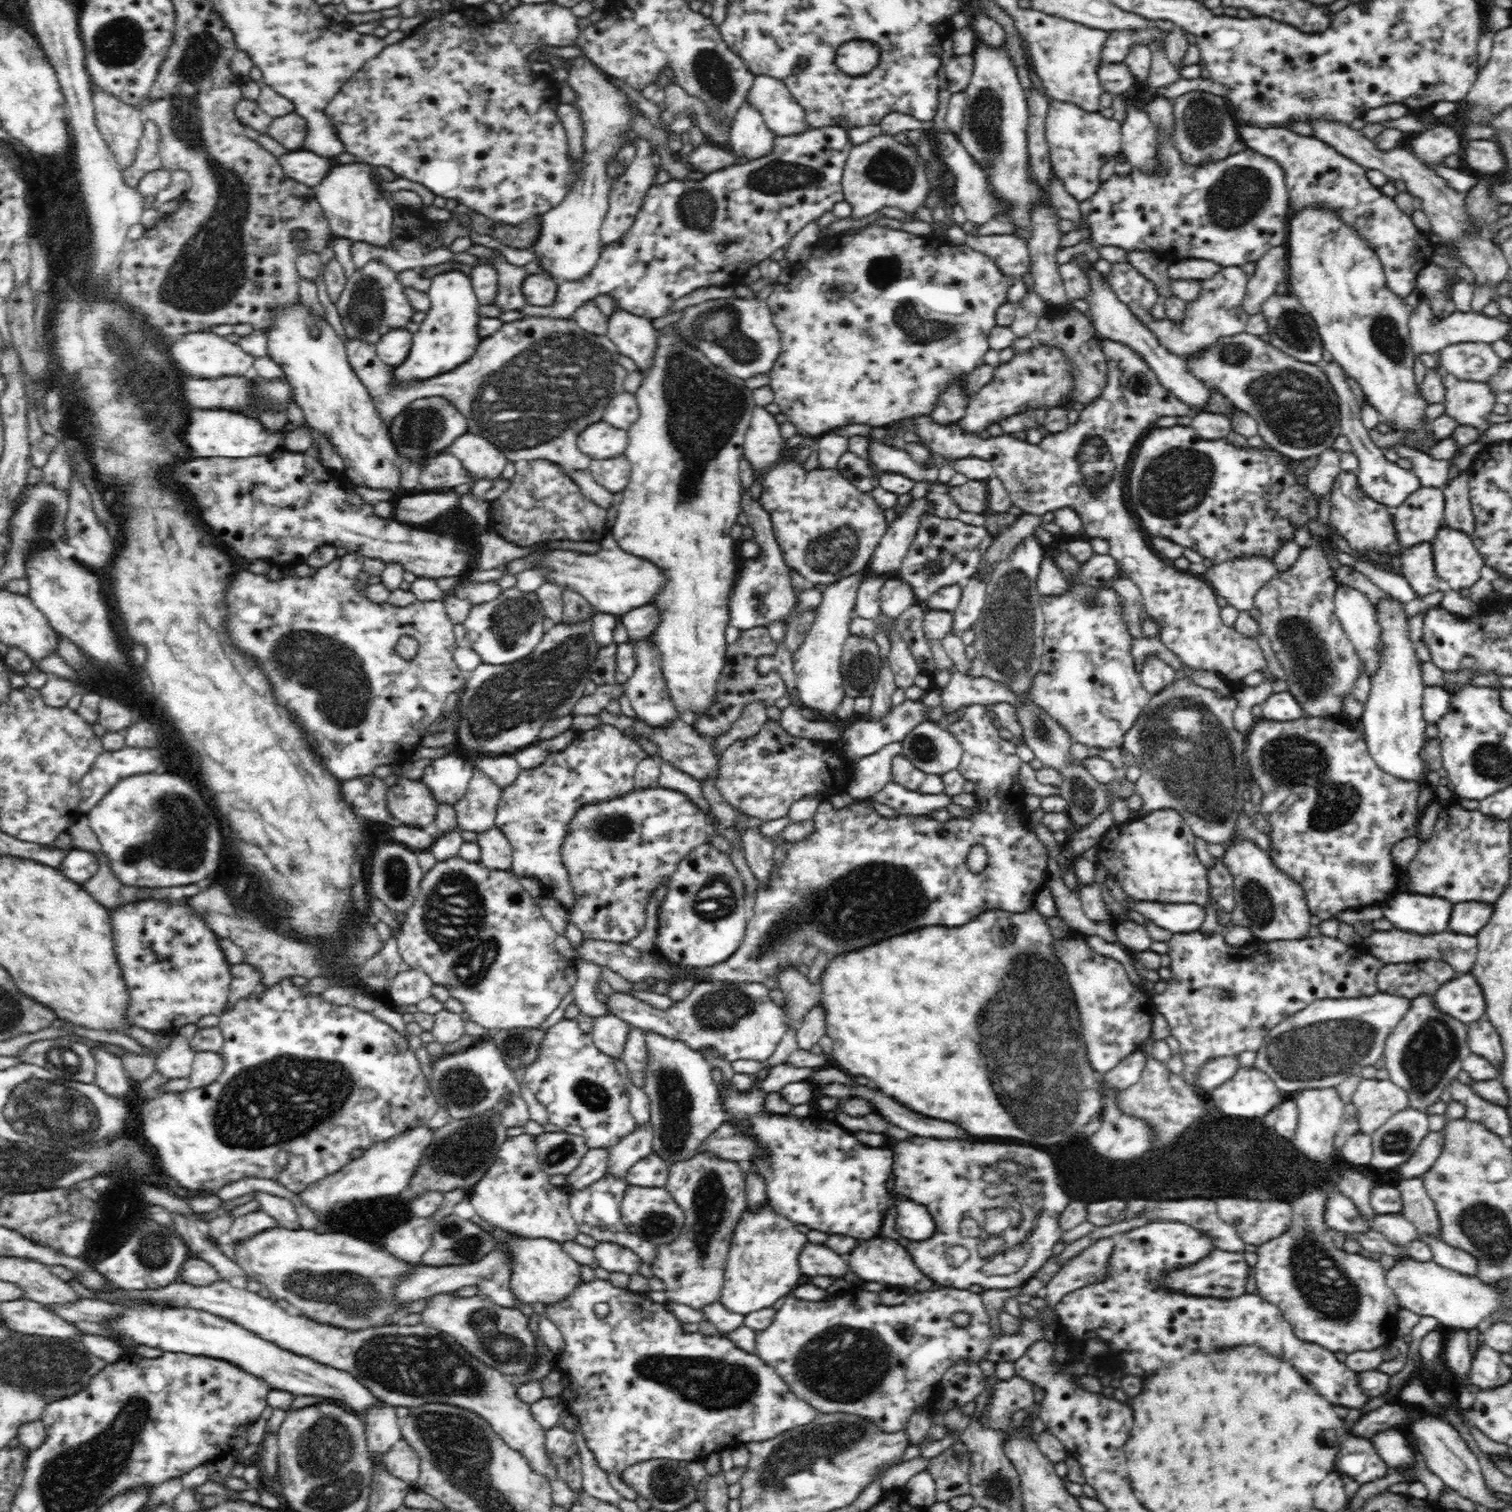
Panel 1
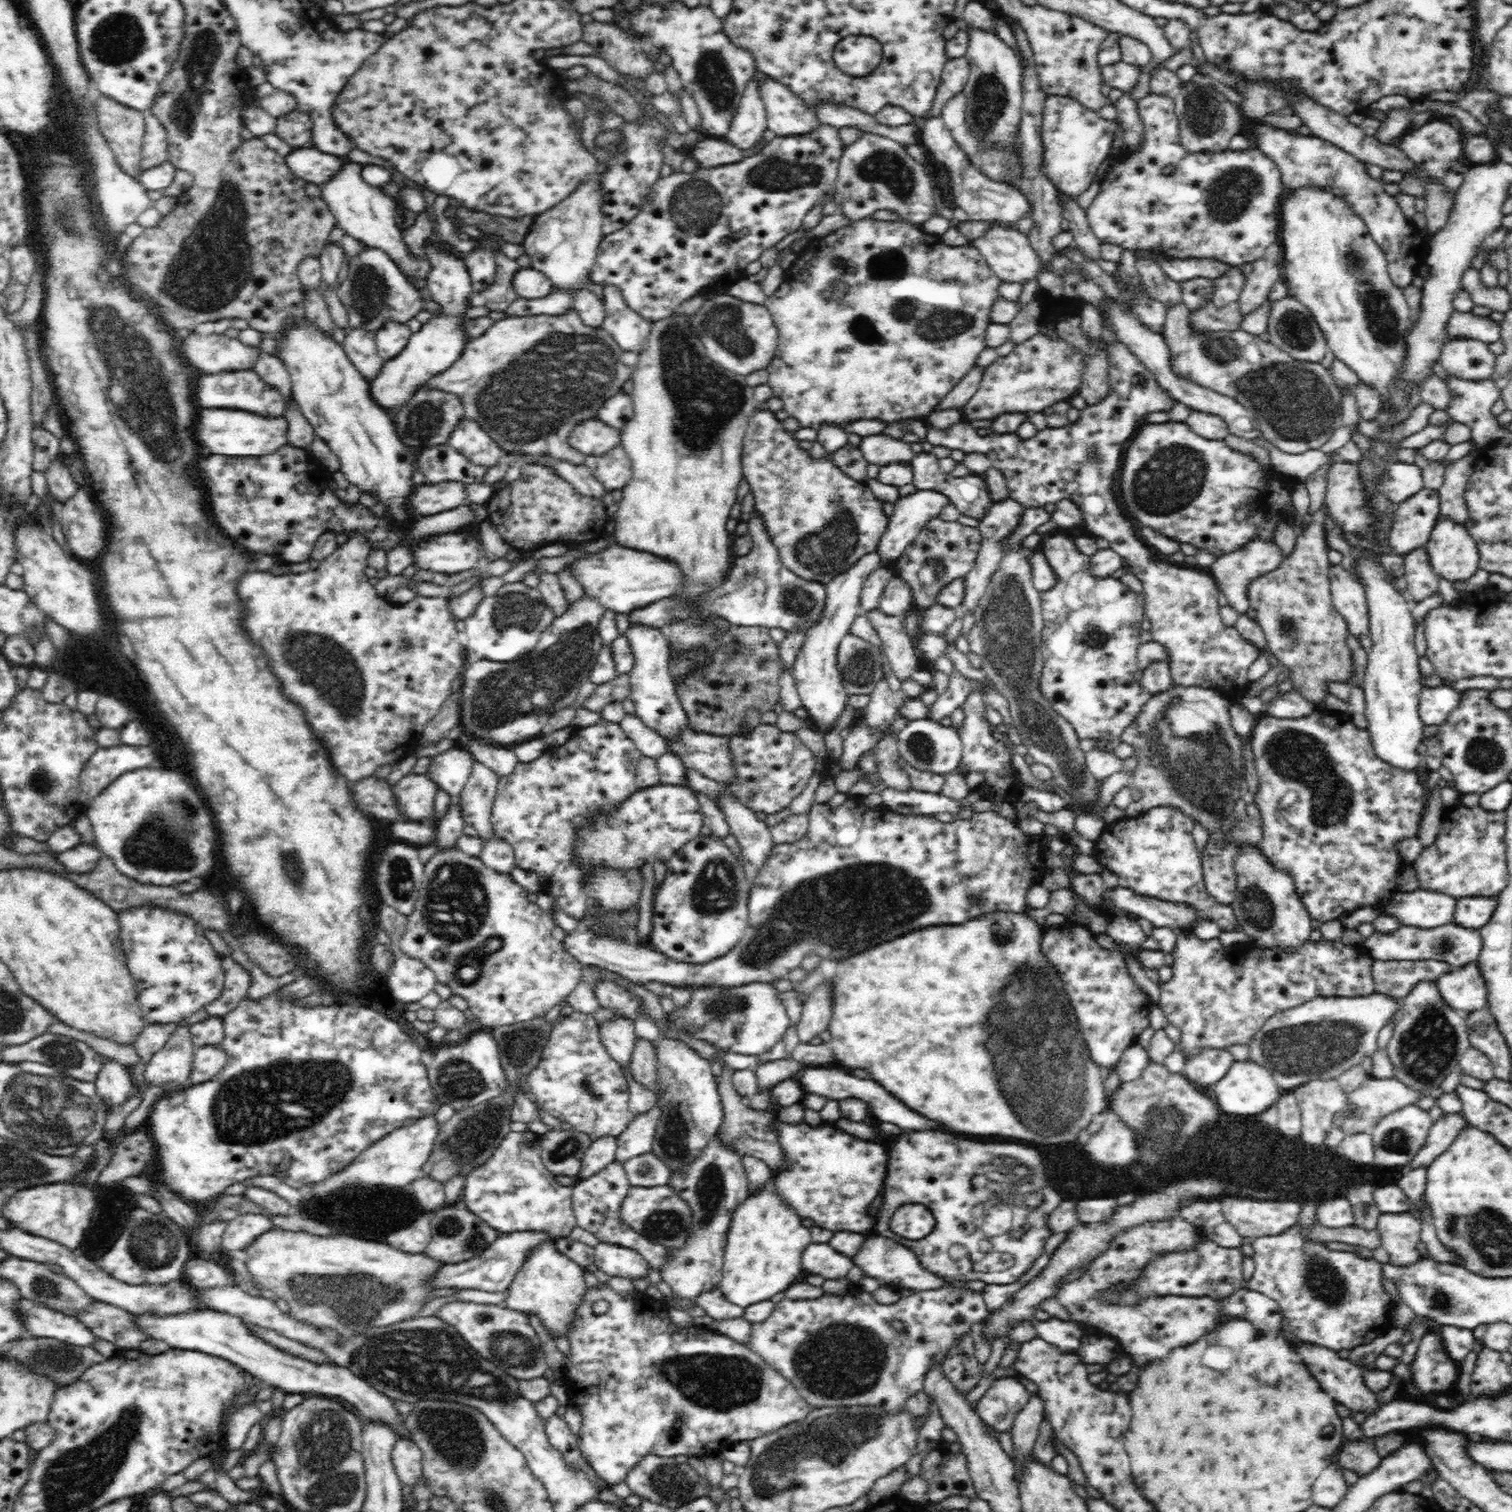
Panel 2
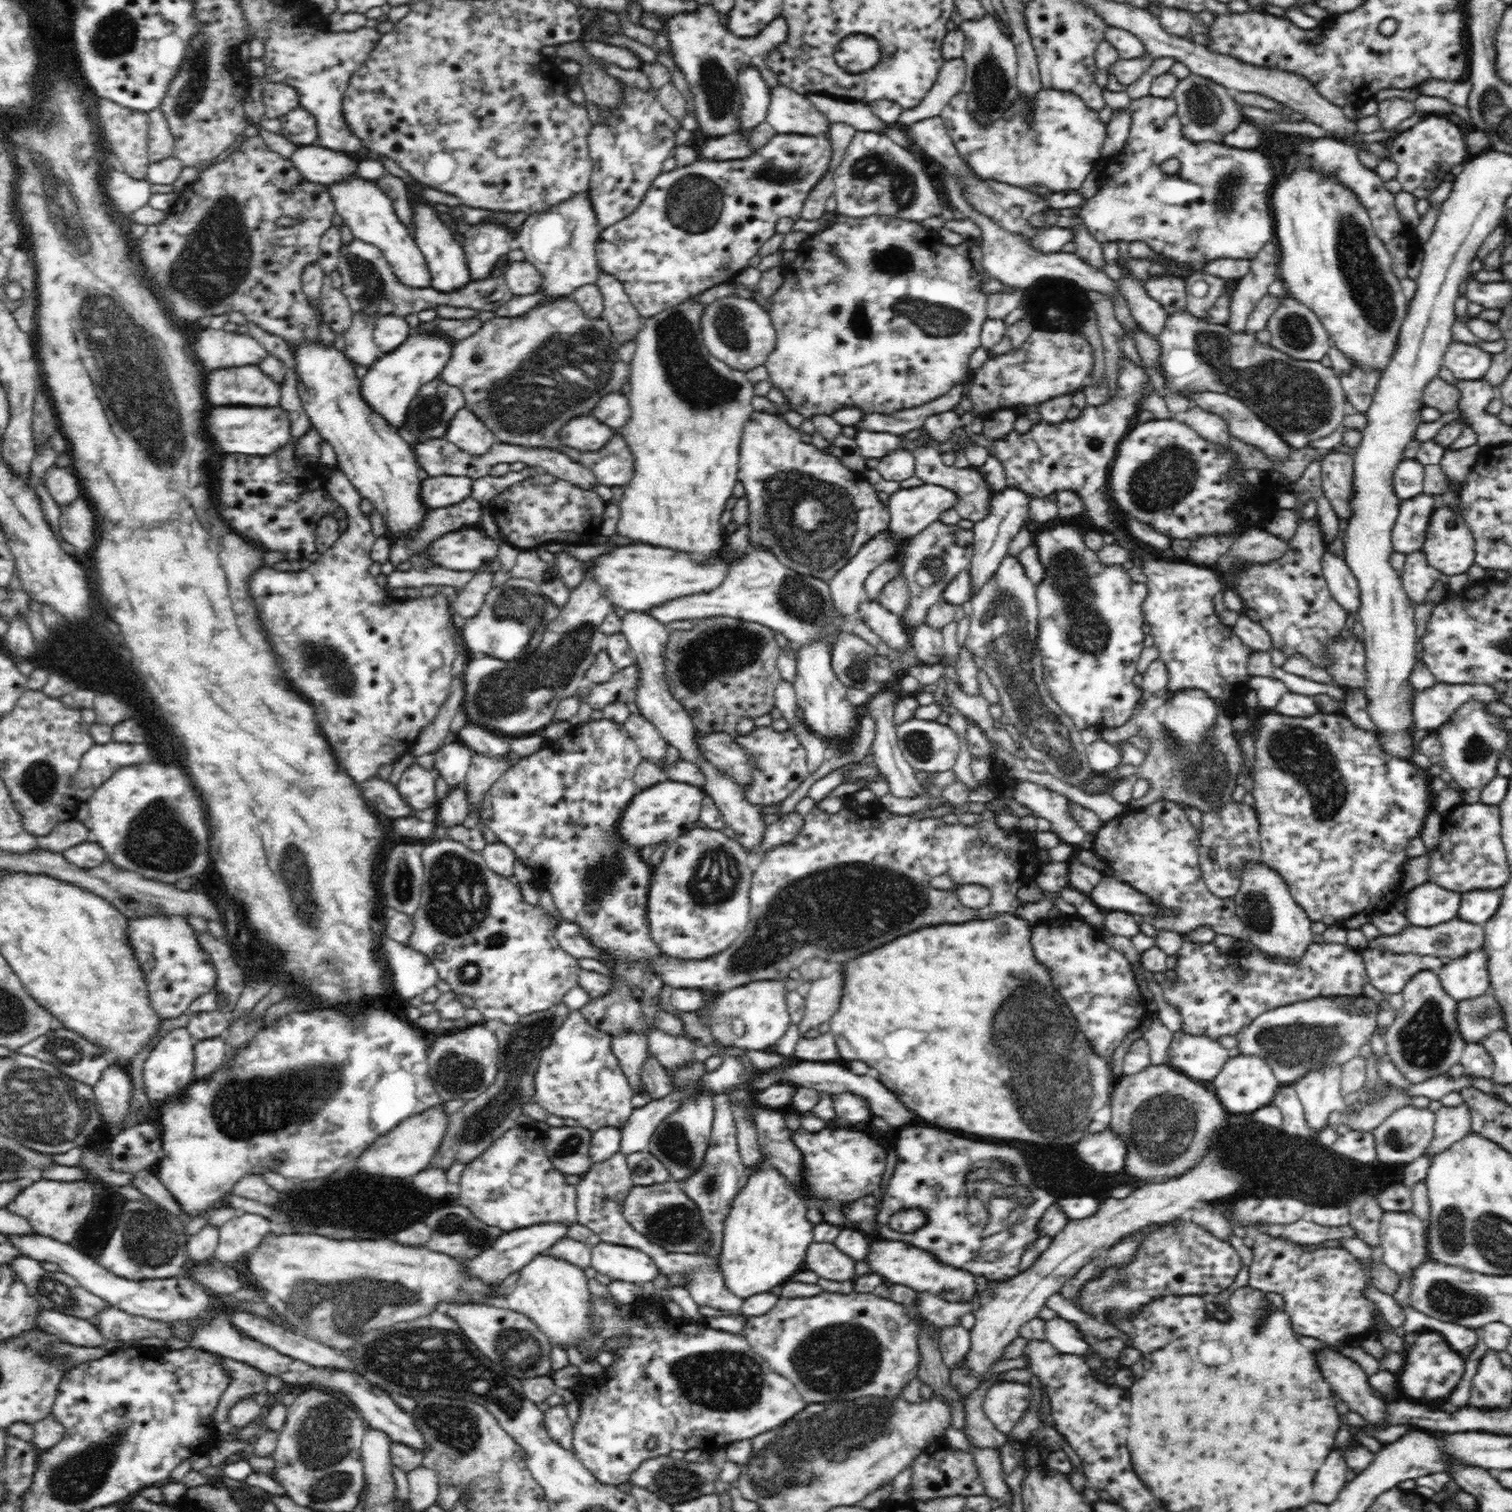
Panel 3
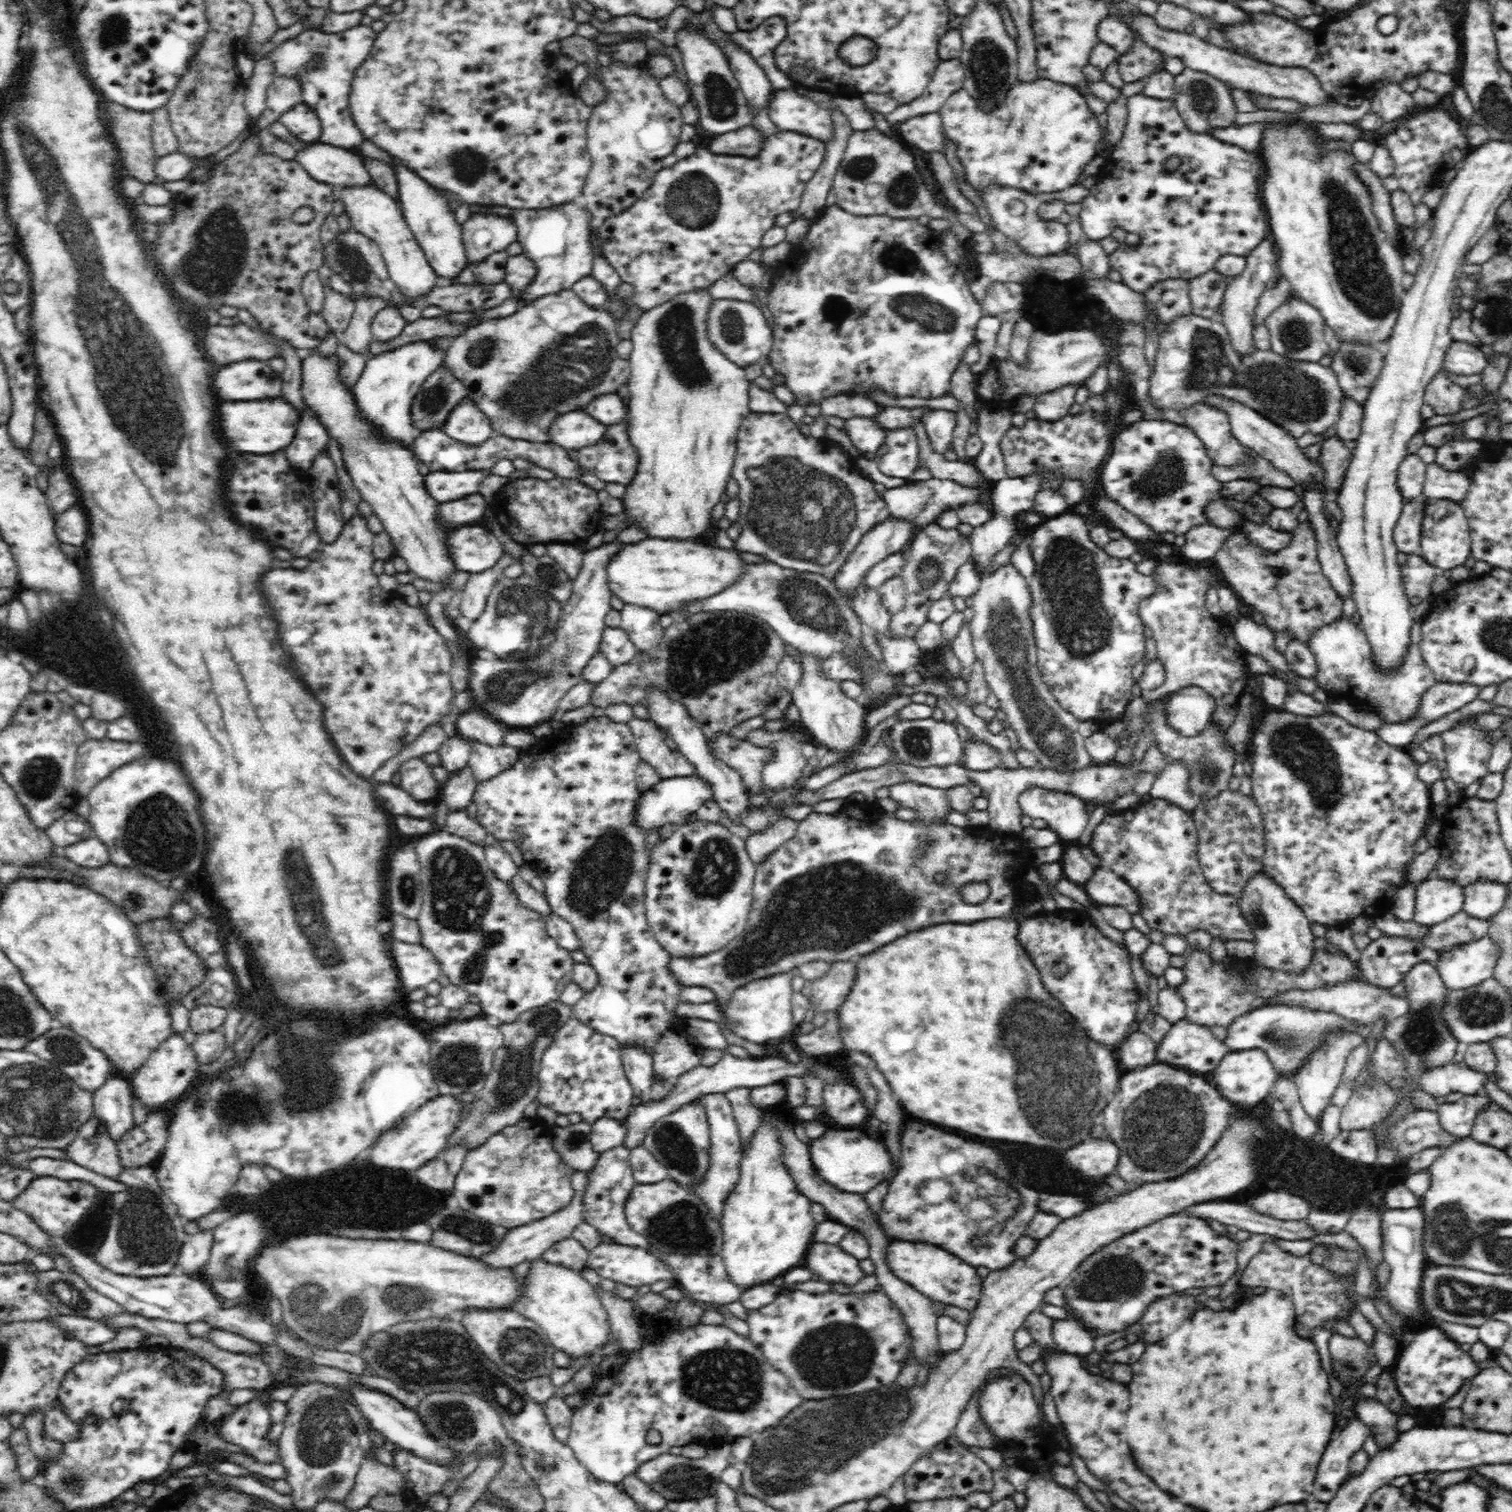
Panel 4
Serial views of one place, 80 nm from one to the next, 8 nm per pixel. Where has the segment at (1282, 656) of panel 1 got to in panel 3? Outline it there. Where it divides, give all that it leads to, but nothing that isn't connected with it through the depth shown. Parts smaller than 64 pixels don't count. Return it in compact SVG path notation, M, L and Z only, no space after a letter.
M1314 519L1304 520L1298 525L1296 534L1289 540L1287 550L1274 563L1241 564L1237 567L1233 580L1237 584L1237 592L1241 595L1245 606L1256 609L1258 622L1267 630L1271 638L1271 649L1278 649L1284 653L1286 660L1300 654L1310 661L1313 666L1325 667L1325 654L1321 652L1321 644L1337 637L1346 622L1346 611L1332 597L1327 580L1322 570L1322 558L1326 552L1324 533L1320 523Z

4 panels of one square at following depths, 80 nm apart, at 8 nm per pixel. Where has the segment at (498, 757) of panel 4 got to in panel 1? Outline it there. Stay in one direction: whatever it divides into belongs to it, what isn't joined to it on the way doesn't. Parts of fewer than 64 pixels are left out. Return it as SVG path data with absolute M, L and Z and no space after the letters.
M476 768L464 798L454 806L458 828L477 834L496 828L501 792L486 774Z

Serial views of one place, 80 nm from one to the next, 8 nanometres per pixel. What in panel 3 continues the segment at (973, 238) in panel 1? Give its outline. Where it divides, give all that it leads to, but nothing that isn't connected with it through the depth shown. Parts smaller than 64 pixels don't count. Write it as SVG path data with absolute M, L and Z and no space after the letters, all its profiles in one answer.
M947 172L944 180L953 207L966 213L967 218L972 219L980 227L981 236L978 246L982 249L982 266L992 279L1008 286L1017 287L1020 290L1026 289L1042 279L1063 279L1072 282L1082 290L1102 293L1108 298L1115 293L1119 293L1117 283L1114 280L1108 278L1101 269L1086 264L1076 253L1070 254L1060 251L1044 254L1034 248L1024 236L1004 230L991 218L976 211L969 213L968 204L964 201L954 177L950 177Z

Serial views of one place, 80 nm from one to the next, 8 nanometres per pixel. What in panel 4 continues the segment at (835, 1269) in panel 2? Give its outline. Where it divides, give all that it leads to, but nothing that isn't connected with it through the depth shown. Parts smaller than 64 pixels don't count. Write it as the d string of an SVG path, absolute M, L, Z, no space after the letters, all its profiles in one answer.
M812 1244L806 1254L806 1266L816 1272L827 1283L842 1283L853 1287L862 1278L864 1272L860 1270L860 1260L846 1254L838 1246L832 1244Z

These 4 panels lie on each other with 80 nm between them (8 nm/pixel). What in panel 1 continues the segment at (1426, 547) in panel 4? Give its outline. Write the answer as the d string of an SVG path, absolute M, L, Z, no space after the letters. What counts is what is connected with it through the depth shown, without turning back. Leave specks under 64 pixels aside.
M1442 526L1431 545L1435 571L1444 586L1460 592L1480 580L1484 559L1466 533Z

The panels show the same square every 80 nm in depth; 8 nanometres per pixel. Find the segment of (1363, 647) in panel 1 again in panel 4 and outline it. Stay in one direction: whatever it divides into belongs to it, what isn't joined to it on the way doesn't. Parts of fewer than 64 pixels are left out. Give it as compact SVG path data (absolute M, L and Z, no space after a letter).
M1306 491L1303 503L1309 514L1309 521L1315 530L1317 554L1324 576L1330 581L1336 595L1344 600L1352 597L1351 578L1348 577L1344 556L1340 554L1339 544L1336 542L1334 530L1326 521L1322 508L1325 507L1325 492Z

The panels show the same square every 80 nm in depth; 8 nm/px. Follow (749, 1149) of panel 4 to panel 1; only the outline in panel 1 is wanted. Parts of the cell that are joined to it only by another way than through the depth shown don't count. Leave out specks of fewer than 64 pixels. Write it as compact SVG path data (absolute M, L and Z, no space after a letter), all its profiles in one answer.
M768 1199L760 1208L747 1208L733 1231L719 1303L726 1311L746 1317L772 1308L778 1300L792 1294L802 1278L798 1254L806 1242L806 1236L786 1216L778 1214Z

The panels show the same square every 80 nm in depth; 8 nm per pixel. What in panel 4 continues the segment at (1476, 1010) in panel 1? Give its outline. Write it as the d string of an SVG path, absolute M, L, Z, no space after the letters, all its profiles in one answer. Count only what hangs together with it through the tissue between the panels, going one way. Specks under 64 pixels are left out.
M1486 936L1440 952L1437 971L1450 991L1475 987L1493 976L1498 947Z

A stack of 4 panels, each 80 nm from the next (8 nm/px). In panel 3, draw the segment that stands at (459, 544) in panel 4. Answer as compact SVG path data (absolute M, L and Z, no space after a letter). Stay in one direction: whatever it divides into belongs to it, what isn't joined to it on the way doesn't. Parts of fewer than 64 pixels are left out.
M477 526L446 533L428 546L439 567L451 571L478 570L499 554L498 546Z

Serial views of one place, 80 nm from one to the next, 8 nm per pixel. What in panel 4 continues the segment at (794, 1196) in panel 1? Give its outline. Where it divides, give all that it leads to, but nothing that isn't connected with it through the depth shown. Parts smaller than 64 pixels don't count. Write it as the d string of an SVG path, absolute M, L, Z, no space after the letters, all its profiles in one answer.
M830 1125L824 1130L822 1136L810 1138L806 1146L808 1146L812 1165L816 1169L816 1175L824 1179L824 1183L850 1194L865 1195L882 1180L894 1177L896 1167L892 1164L884 1144L872 1140L860 1130L862 1127L841 1128Z

